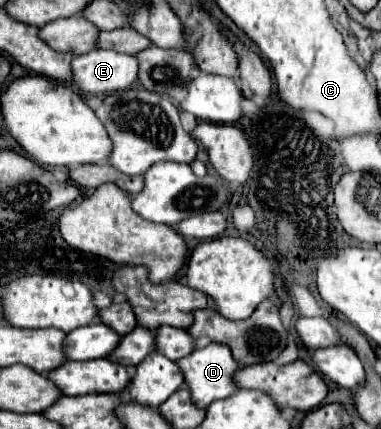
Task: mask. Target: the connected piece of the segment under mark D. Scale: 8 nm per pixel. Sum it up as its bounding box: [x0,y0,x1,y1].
[177,344,239,408]

